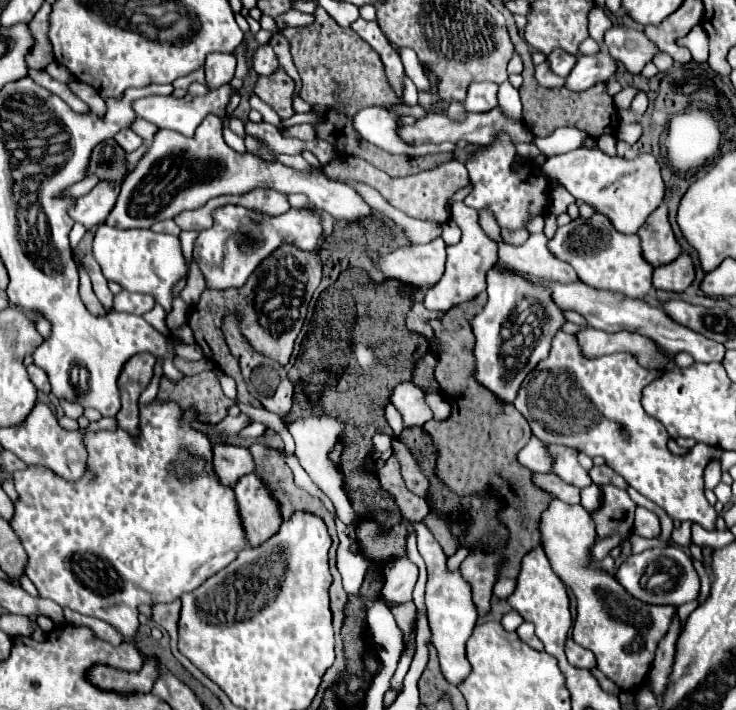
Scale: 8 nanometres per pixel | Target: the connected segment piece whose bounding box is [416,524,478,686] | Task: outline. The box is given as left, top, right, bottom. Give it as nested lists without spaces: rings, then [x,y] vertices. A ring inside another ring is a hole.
[[[416,524],[418,532],[418,550],[420,556],[426,562],[428,568],[428,584],[426,584],[426,606],[428,606],[428,622],[430,622],[430,632],[432,632],[432,646],[438,650],[440,656],[440,666],[450,684],[460,684],[464,674],[470,670],[470,662],[466,660],[466,650],[464,644],[472,634],[472,628],[478,620],[478,610],[472,602],[472,588],[470,584],[462,578],[460,570],[448,570],[446,566],[446,554],[442,552],[440,544],[434,540],[428,528],[422,528]]]

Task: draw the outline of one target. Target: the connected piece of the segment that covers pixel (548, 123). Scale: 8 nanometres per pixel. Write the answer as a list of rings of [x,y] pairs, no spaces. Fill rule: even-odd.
[[[504,10],[504,12],[506,12],[504,18],[506,18],[506,26],[508,26],[508,34],[512,38],[512,44],[524,60],[524,72],[522,72],[524,84],[520,86],[520,98],[522,98],[522,106],[524,106],[522,118],[524,118],[528,130],[534,136],[540,136],[540,138],[550,136],[560,126],[576,126],[576,128],[588,132],[588,136],[592,136],[592,138],[598,138],[606,132],[614,134],[616,128],[618,128],[618,114],[616,114],[616,106],[614,106],[612,98],[606,94],[606,86],[594,86],[594,88],[584,90],[584,92],[572,92],[566,86],[542,88],[534,78],[534,64],[532,64],[532,58],[530,58],[528,44],[520,38],[518,28],[514,24],[514,16],[508,10]]]

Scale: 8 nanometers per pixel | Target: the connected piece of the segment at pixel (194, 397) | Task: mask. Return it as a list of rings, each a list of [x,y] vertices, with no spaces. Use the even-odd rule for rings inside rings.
[[[192,376],[180,382],[170,382],[162,378],[158,400],[174,400],[182,408],[196,408],[200,412],[200,420],[205,423],[218,423],[218,418],[226,418],[232,400],[222,392],[216,376]],[[202,382],[202,388],[198,388]]]

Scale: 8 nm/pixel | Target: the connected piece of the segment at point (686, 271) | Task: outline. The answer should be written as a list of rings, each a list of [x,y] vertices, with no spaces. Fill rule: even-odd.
[[[682,252],[674,262],[658,266],[654,270],[654,288],[684,292],[694,282],[694,260],[688,252]]]

